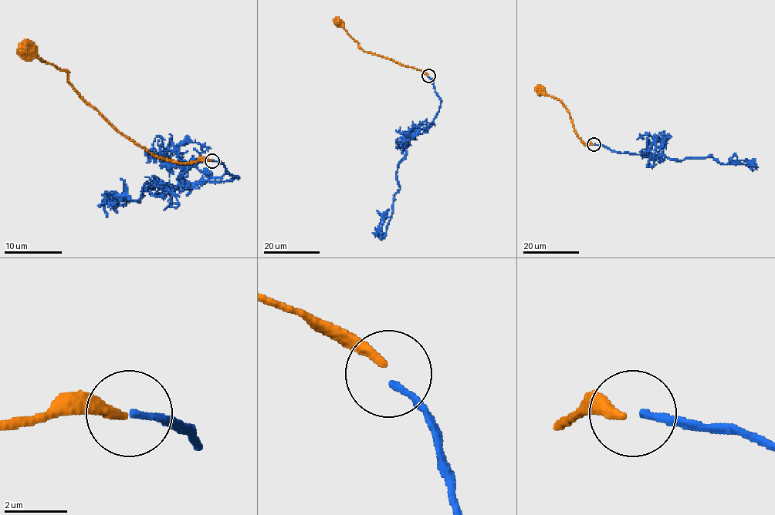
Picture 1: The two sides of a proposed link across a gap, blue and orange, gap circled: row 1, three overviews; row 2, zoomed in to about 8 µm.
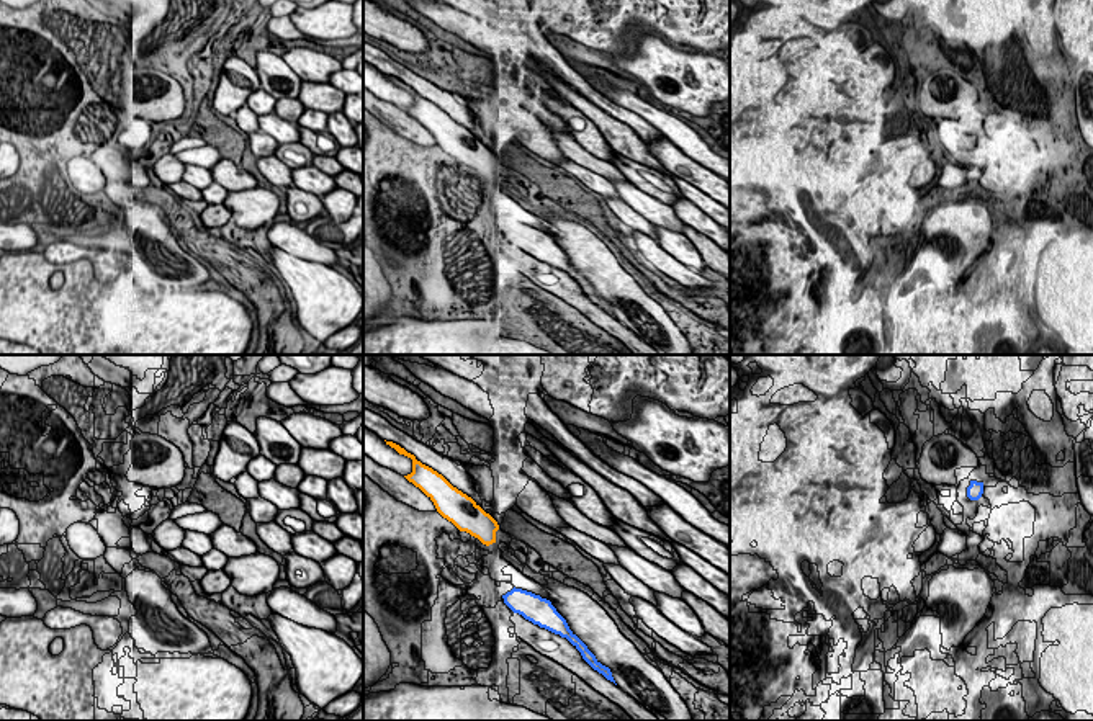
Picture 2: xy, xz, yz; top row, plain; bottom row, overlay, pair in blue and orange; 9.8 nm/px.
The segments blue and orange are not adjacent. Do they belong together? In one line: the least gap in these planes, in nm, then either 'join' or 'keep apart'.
480 nm | join

